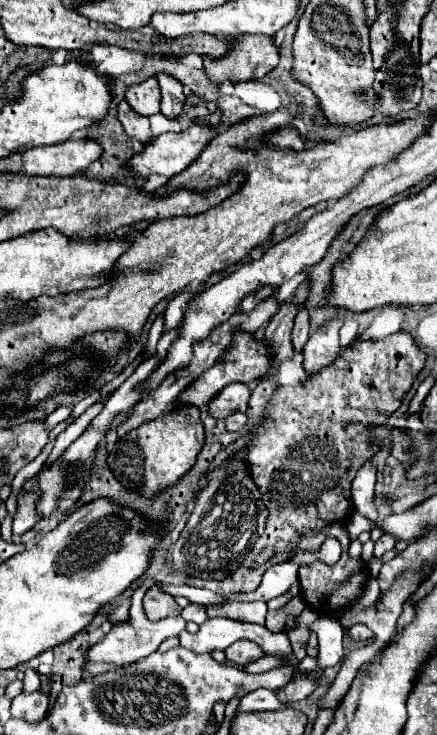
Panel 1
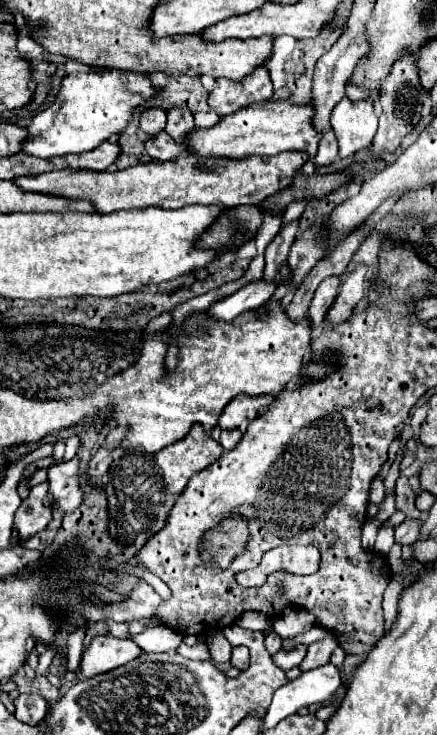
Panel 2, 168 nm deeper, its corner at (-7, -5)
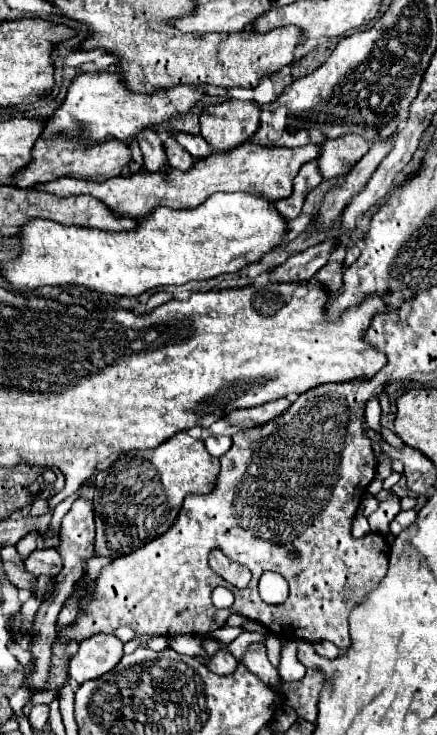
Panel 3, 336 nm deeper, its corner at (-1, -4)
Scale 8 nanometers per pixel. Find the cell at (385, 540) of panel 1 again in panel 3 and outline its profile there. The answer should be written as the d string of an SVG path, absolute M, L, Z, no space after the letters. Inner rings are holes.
M401 510L395 518L393 518L393 522L391 522L391 534L399 534L399 532L403 532L405 528L409 528L413 522L417 520L417 512L415 510Z

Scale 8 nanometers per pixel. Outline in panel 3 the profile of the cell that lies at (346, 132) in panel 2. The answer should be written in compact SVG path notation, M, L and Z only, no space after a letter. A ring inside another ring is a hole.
M345 134L337 140L327 140L323 144L323 154L319 160L325 180L347 174L349 168L355 162L359 162L367 150L369 150L369 142L359 134Z

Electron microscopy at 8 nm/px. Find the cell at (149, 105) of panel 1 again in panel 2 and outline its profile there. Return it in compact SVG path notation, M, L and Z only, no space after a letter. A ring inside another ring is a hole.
M145 109L141 113L141 131L147 139L165 129L165 111L163 109Z

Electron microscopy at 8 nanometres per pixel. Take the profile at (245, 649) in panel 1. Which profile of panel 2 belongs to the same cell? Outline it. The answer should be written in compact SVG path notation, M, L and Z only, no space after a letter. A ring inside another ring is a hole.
M233 647L233 653L231 653L231 661L229 663L235 669L245 671L247 665L249 665L249 651L247 651L247 647Z

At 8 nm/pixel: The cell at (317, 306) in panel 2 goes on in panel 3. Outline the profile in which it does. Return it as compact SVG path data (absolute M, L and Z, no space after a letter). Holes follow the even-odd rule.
M327 262L327 266L323 266L313 276L313 282L319 282L329 292L329 298L335 298L337 290L341 288L341 274L343 274L341 262Z

